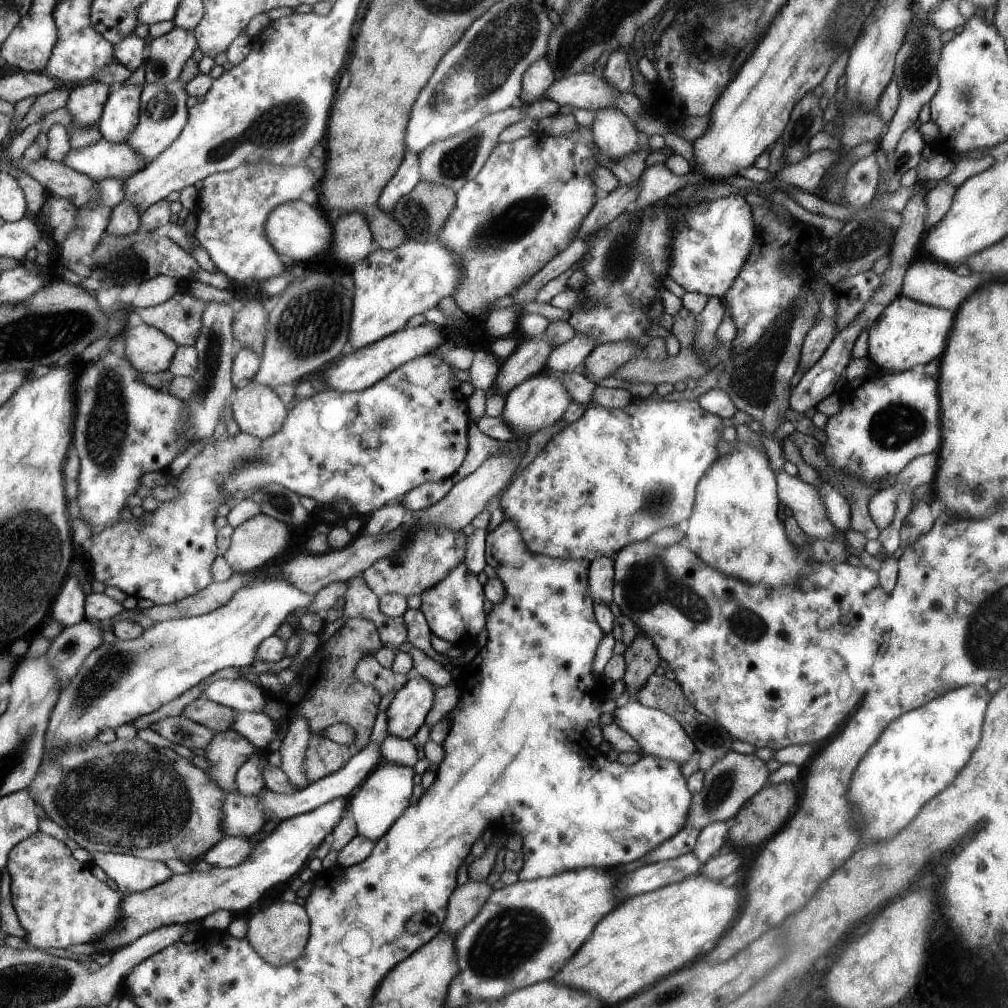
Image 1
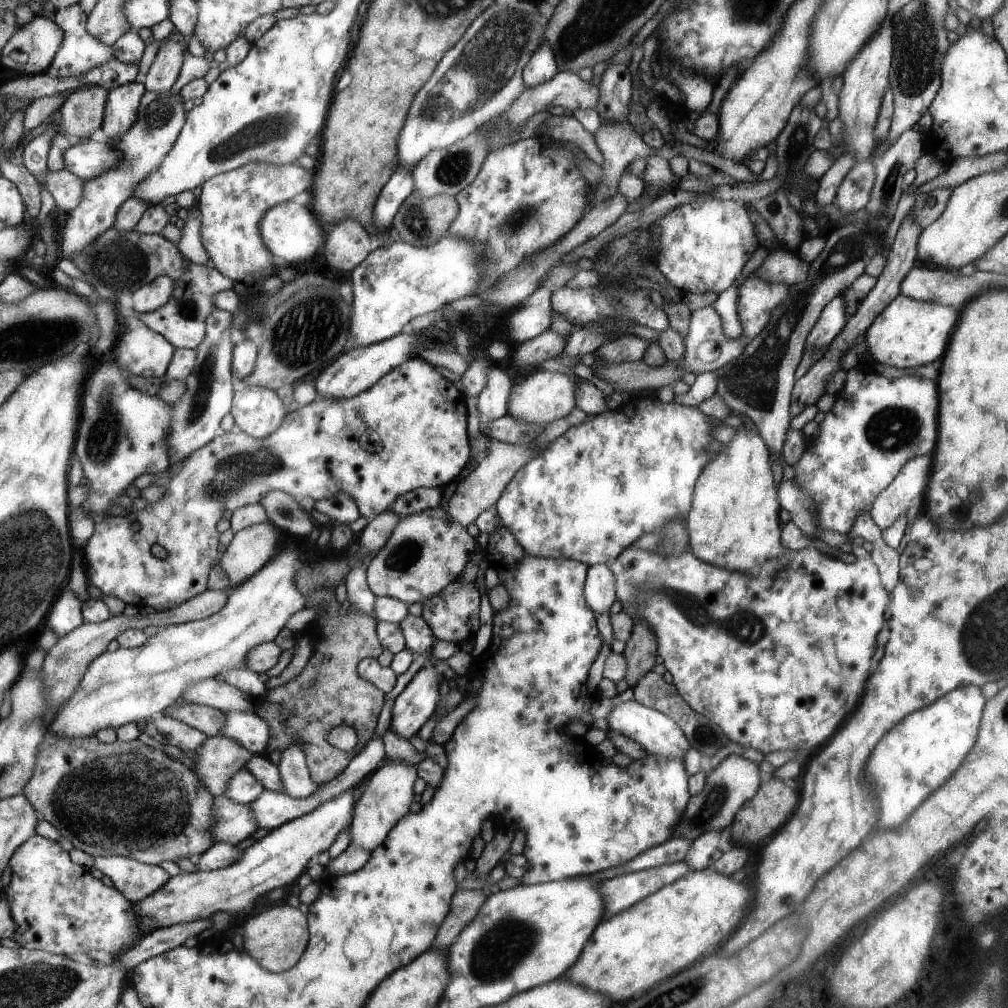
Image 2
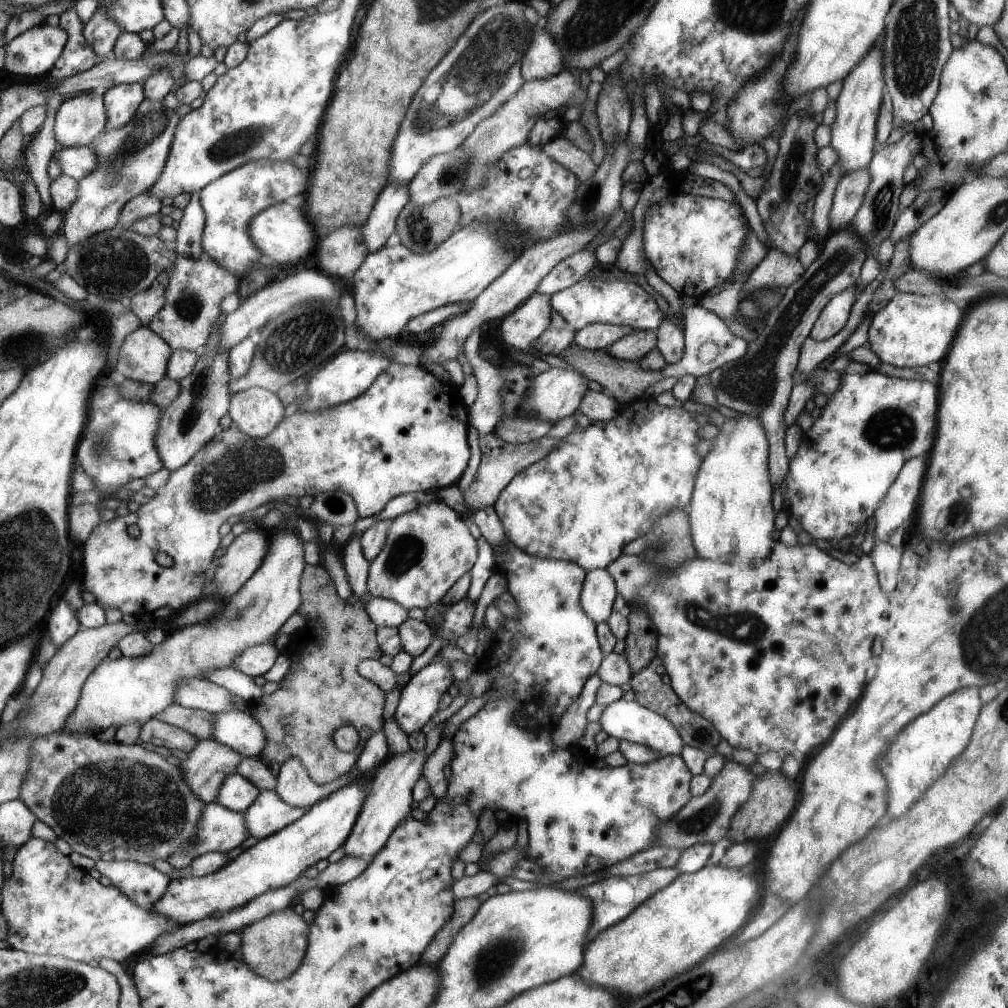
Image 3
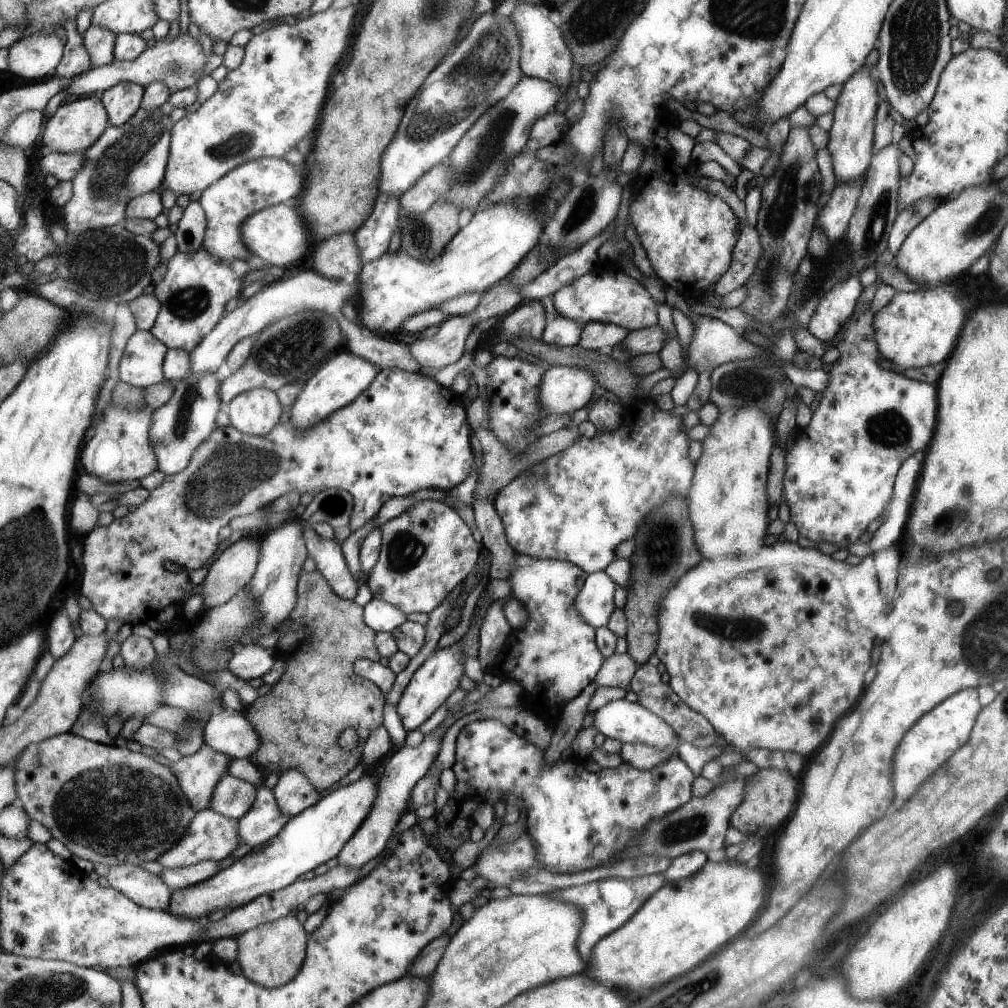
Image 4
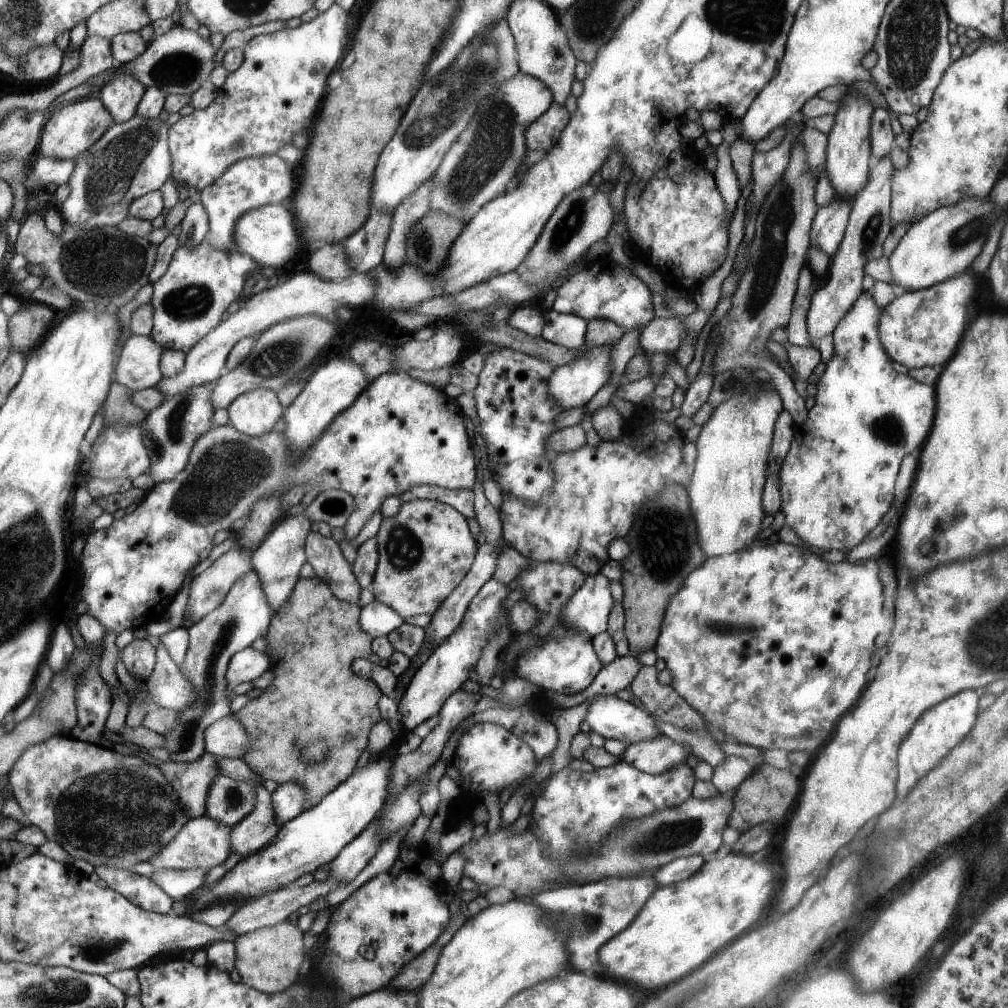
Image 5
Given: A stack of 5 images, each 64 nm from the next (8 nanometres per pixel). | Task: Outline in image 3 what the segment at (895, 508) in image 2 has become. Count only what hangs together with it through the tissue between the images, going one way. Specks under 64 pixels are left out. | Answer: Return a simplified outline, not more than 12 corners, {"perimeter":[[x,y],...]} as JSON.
{"perimeter":[[928,454],[908,459],[874,511],[876,541],[914,516]]}

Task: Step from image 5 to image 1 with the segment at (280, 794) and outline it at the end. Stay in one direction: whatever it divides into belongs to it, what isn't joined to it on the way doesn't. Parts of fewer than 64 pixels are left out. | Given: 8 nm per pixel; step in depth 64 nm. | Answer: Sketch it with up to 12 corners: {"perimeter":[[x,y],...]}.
{"perimeter":[[295,716],[281,744],[287,777],[302,790],[310,784],[304,764],[311,726]]}

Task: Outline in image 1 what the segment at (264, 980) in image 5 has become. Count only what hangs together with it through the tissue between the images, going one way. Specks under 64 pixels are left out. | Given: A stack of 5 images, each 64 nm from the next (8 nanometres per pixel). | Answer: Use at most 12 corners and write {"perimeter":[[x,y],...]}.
{"perimeter":[[275,900],[250,916],[245,937],[264,960],[300,959],[308,910]]}

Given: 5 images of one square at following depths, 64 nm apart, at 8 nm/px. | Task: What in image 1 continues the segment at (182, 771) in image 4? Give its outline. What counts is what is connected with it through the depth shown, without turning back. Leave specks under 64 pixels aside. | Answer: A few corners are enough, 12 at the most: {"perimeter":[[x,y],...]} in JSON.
{"perimeter":[[235,730],[216,733],[206,772],[227,793],[255,746]]}

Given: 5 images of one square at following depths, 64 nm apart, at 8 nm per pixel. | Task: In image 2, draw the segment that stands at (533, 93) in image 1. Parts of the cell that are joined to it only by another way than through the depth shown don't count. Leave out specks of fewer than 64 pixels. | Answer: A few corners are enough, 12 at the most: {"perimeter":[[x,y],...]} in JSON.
{"perimeter":[[541,44],[524,68],[525,88],[559,73],[550,45]]}

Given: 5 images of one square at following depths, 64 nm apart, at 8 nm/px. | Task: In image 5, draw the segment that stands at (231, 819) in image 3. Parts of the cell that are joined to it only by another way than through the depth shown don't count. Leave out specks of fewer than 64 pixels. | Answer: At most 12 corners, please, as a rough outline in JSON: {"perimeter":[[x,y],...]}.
{"perimeter":[[191,818],[148,862],[193,869],[231,855],[230,825]]}

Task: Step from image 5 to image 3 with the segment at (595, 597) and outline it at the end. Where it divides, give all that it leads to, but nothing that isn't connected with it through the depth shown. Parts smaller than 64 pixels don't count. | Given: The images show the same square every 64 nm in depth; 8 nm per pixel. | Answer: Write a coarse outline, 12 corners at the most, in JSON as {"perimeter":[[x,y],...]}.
{"perimeter":[[606,569],[585,576],[581,605],[596,624],[608,620],[617,596]]}

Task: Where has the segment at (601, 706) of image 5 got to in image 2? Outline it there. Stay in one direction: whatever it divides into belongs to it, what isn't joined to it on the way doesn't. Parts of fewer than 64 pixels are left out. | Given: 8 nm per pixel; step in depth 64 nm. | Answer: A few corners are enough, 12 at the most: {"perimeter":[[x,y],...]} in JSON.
{"perimeter":[[636,700],[606,716],[648,754],[683,760],[692,748],[677,721]]}

